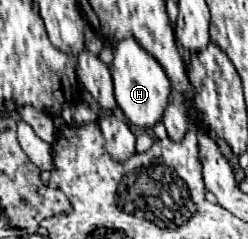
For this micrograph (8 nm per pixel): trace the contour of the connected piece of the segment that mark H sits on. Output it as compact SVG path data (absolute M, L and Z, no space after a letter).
M132 36L116 42L112 52L114 52L114 58L112 58L110 70L112 70L112 80L114 80L116 104L134 126L152 128L162 118L164 106L170 96L170 80L164 68Z

